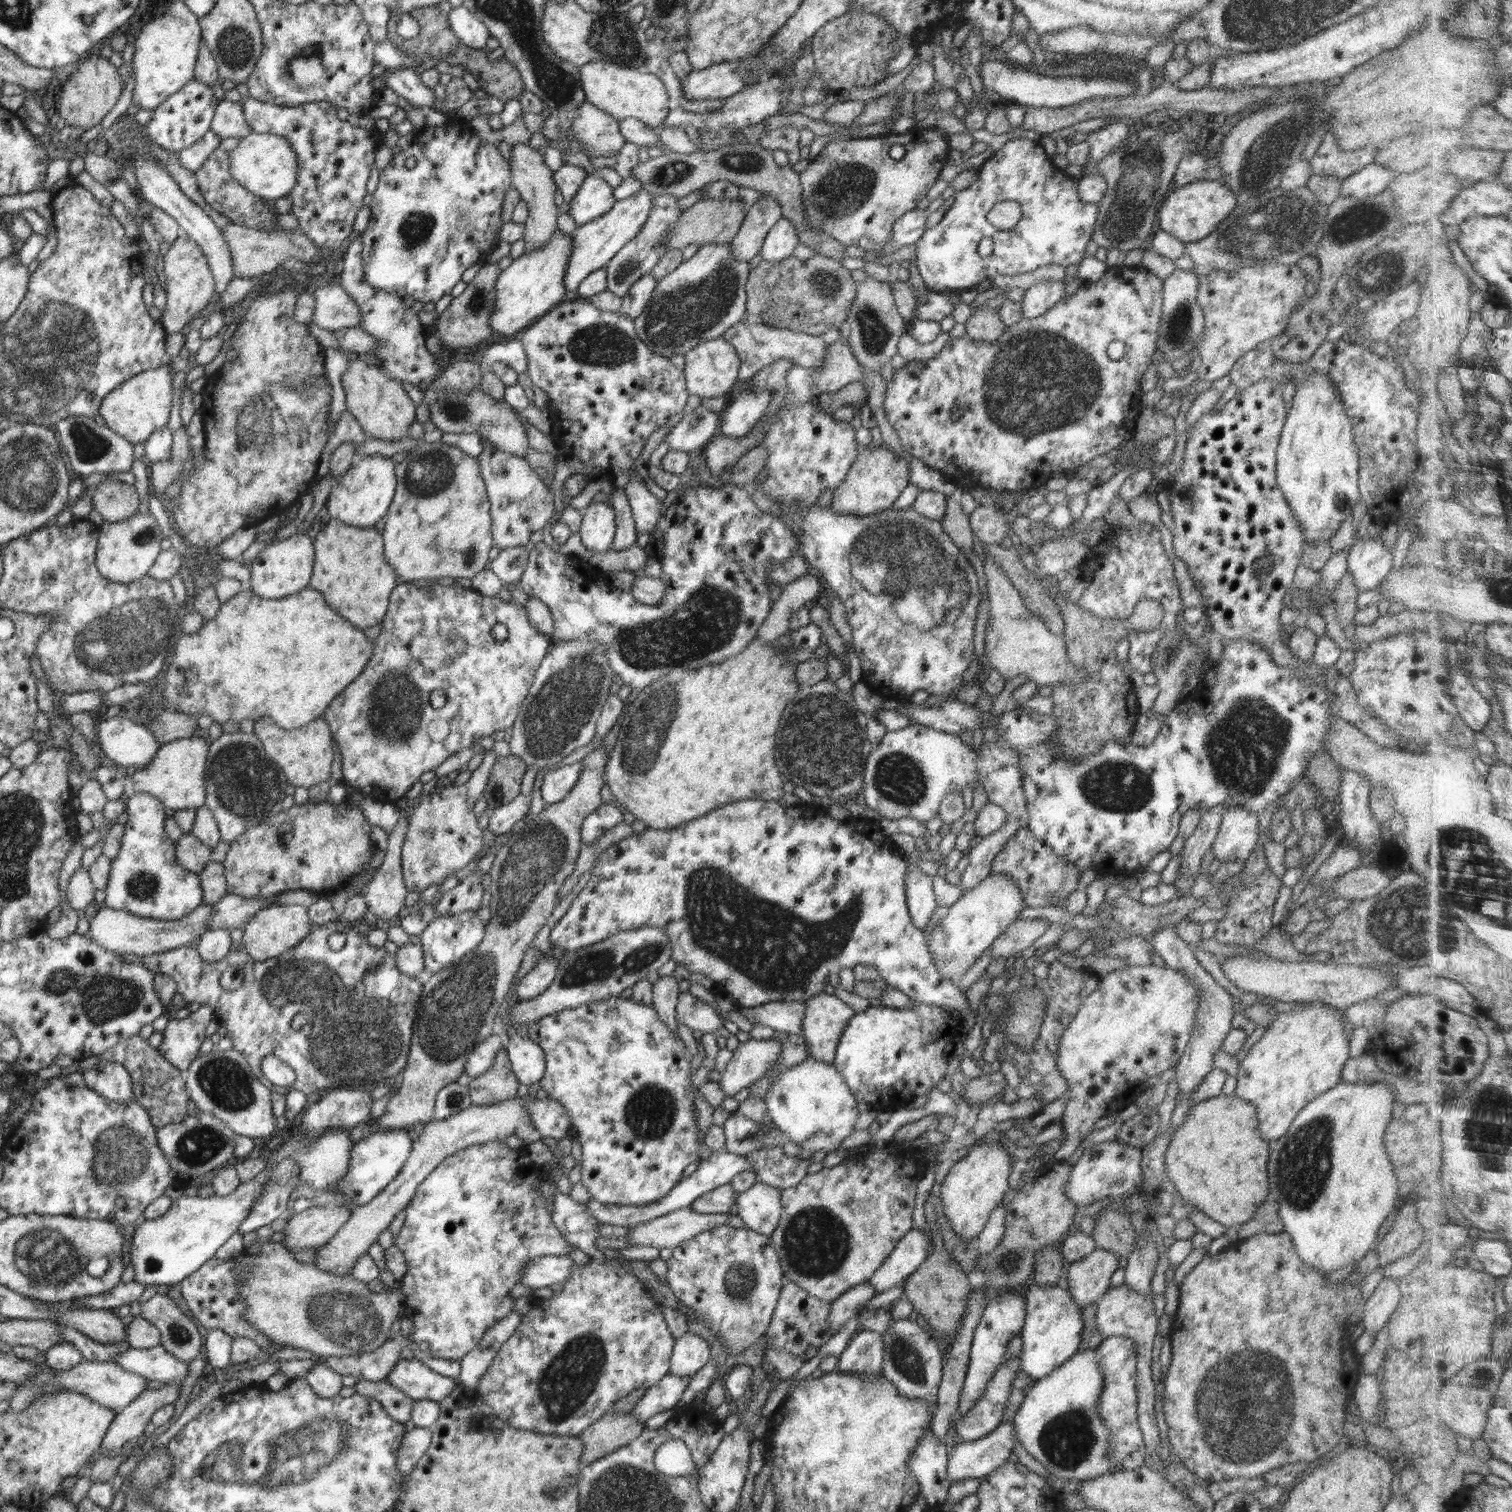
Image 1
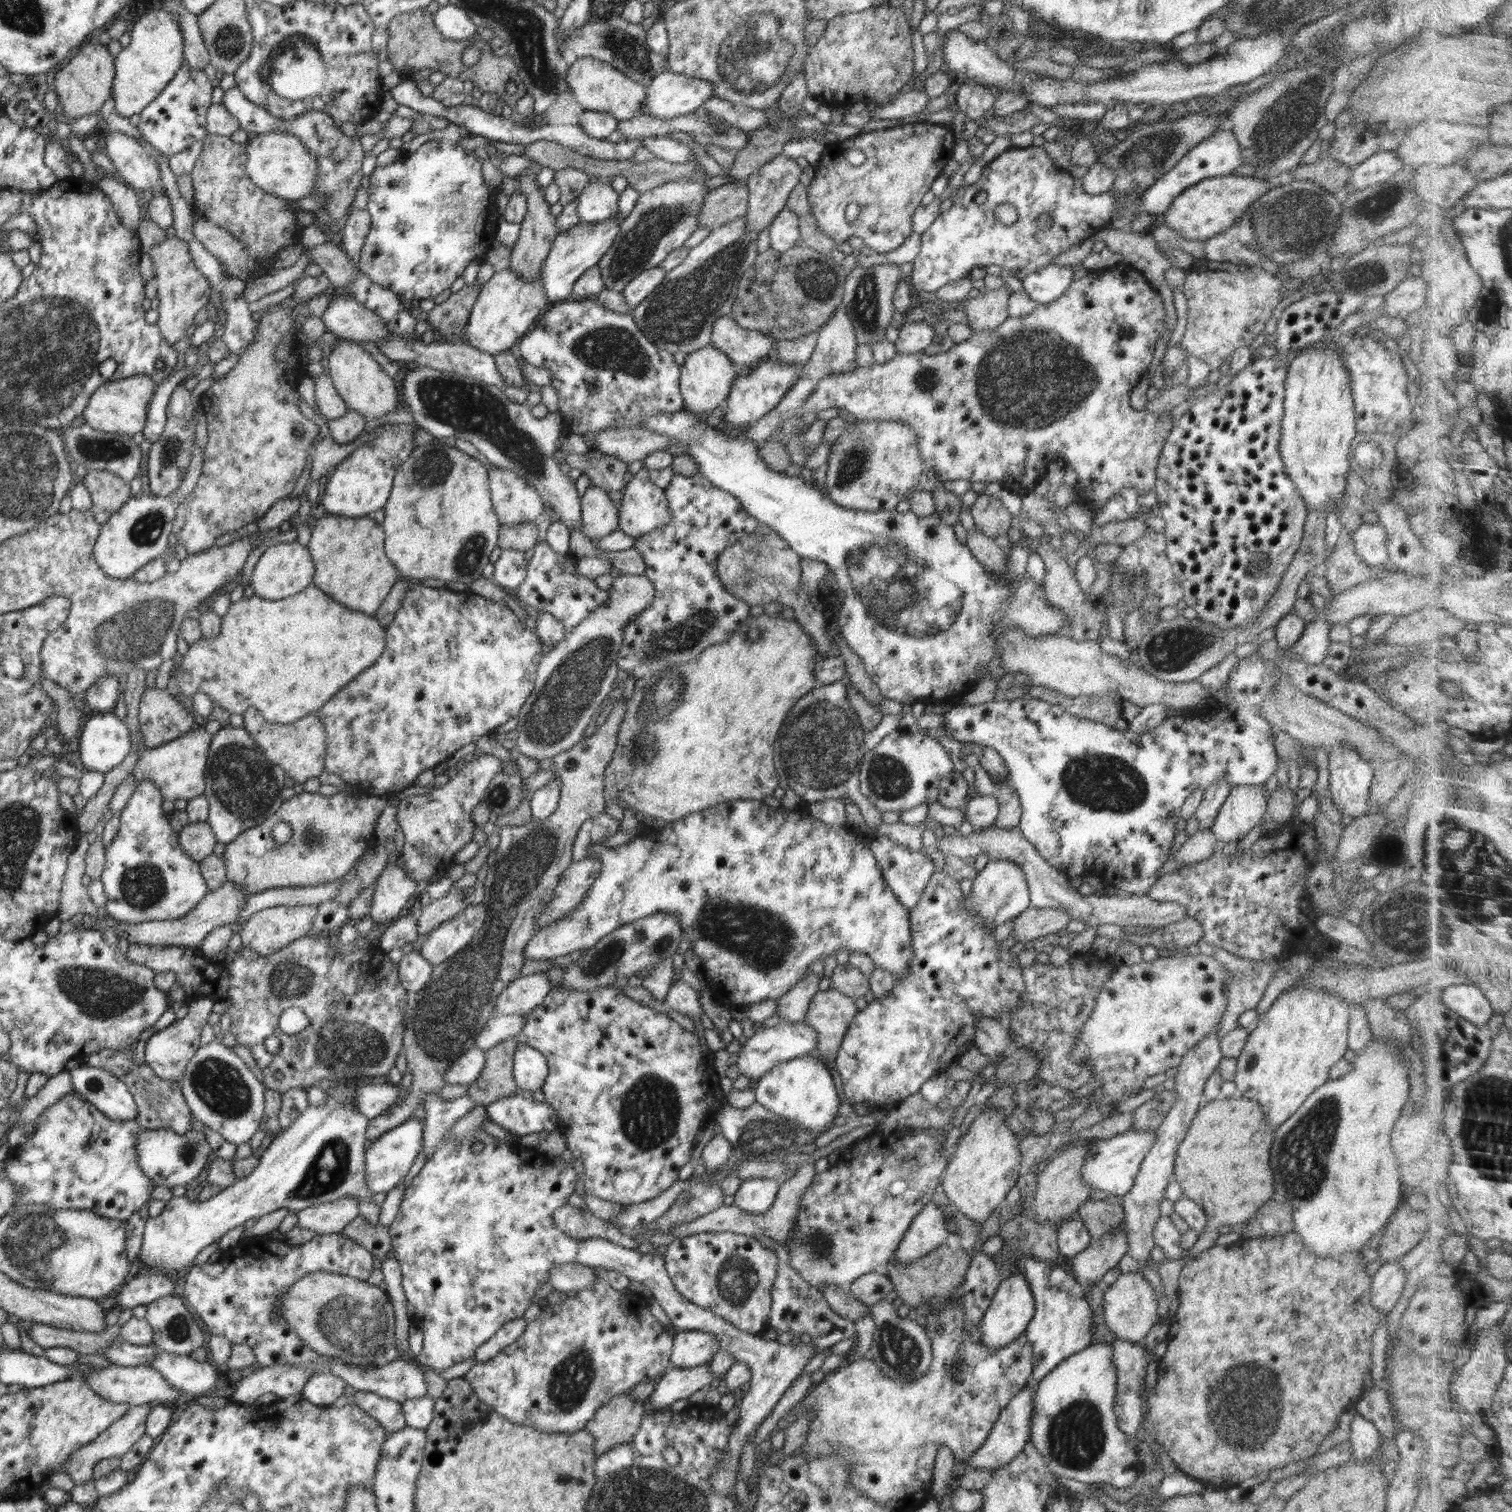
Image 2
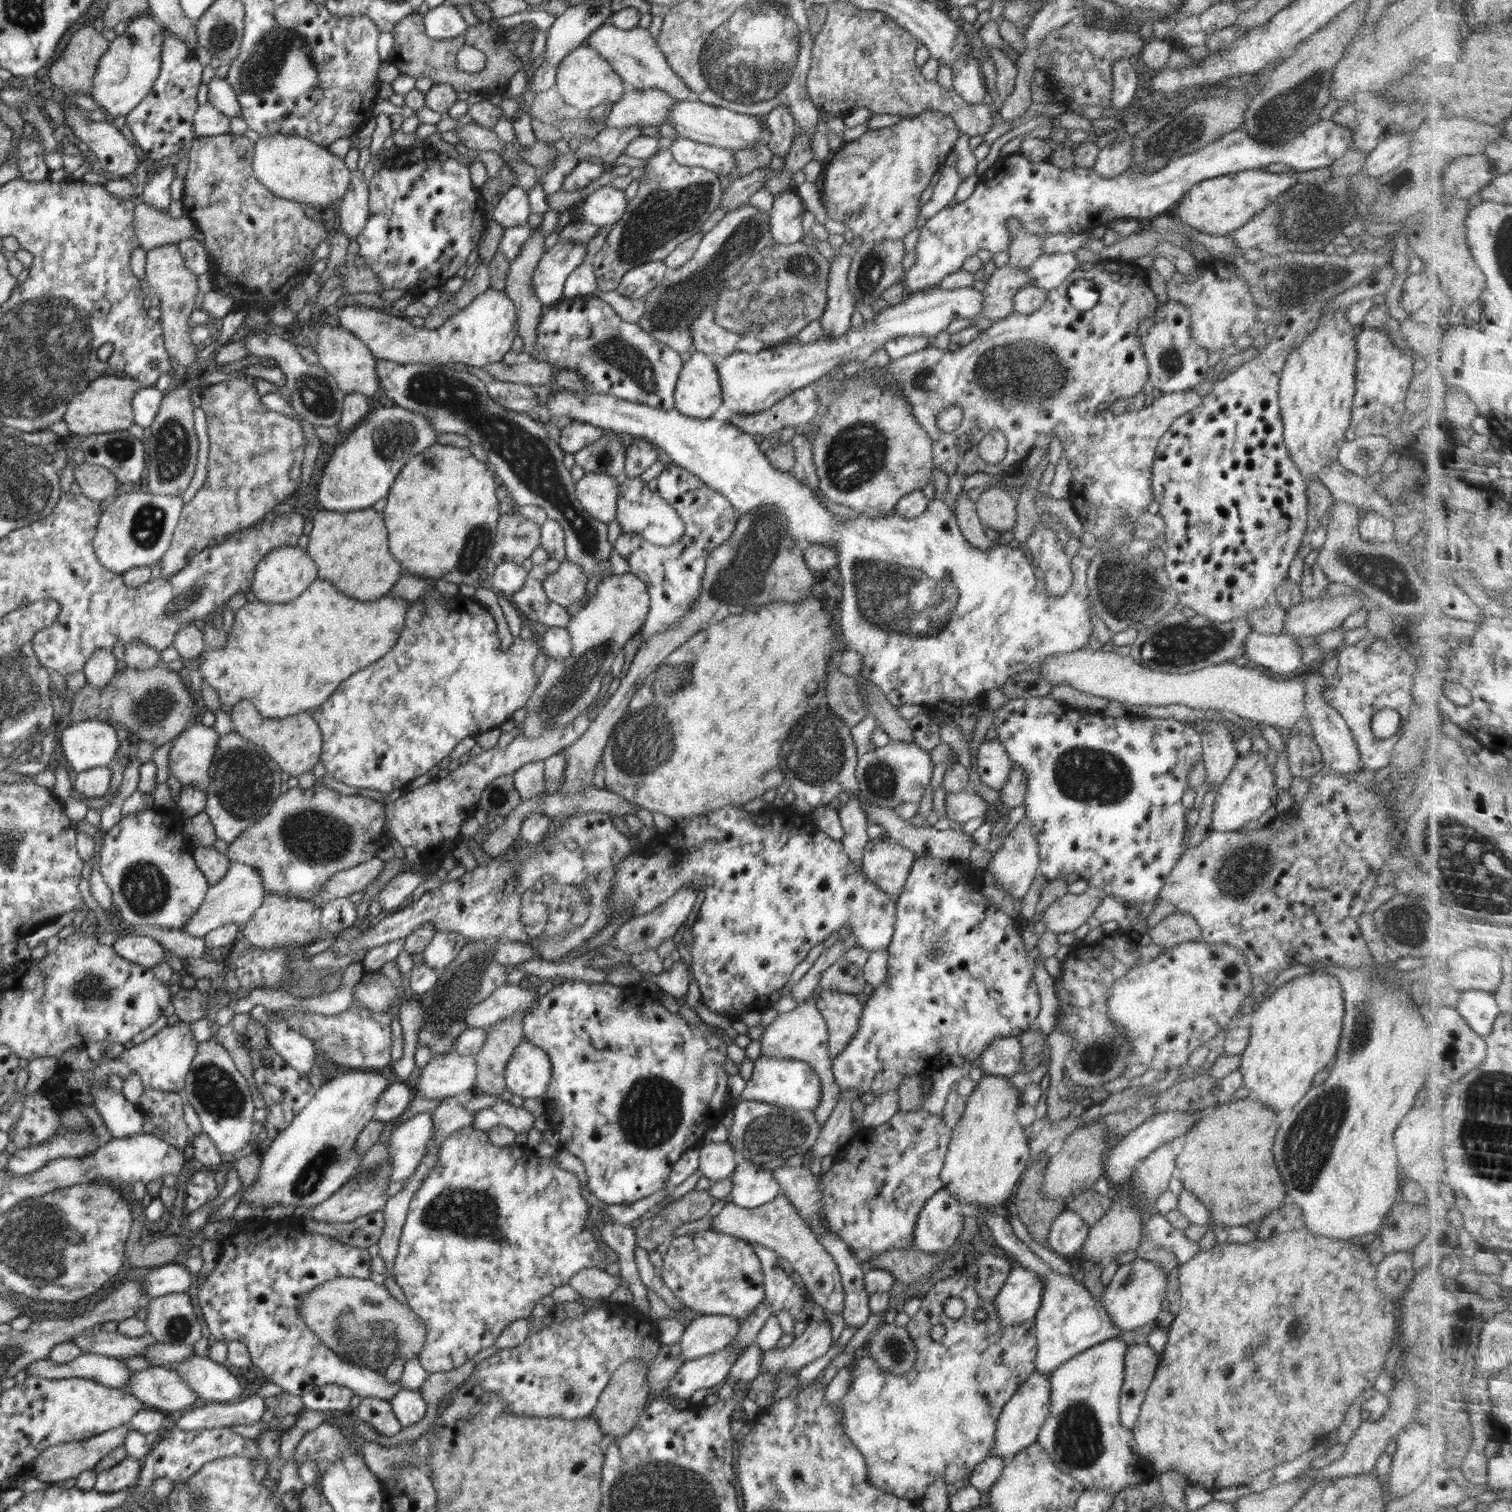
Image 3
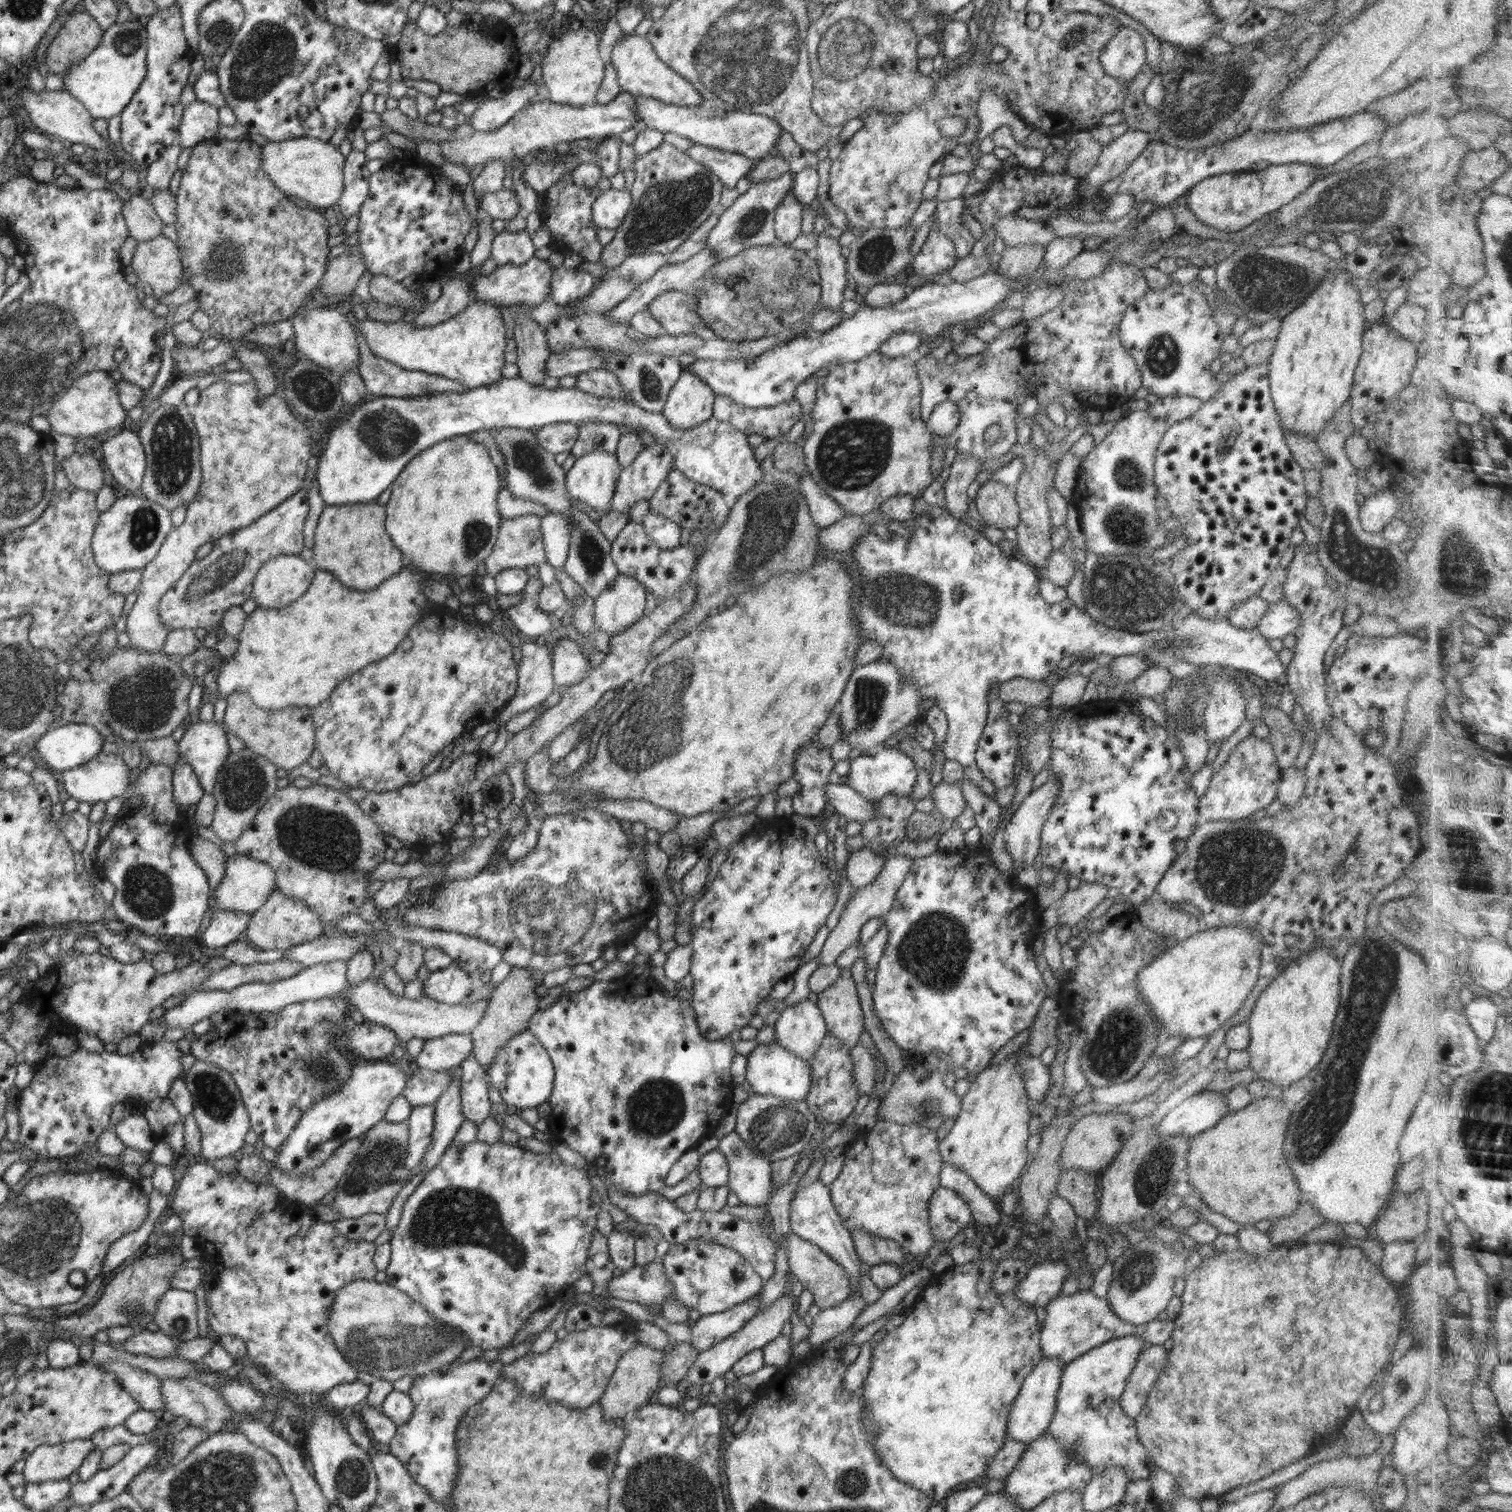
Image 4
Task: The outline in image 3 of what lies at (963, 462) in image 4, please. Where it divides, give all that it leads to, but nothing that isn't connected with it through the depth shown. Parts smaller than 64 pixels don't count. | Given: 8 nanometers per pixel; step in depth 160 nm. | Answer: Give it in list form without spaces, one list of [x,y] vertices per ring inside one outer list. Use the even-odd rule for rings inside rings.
[[[962,489],[956,498],[955,505],[955,518],[962,537],[978,549],[990,550],[990,548],[995,548],[997,542],[986,537],[985,527],[981,524],[976,514],[975,503],[969,499],[966,489]]]

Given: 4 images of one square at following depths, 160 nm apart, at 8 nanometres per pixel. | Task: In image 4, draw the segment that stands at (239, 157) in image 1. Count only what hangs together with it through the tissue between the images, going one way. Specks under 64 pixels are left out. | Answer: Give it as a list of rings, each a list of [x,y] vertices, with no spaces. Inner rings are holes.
[[[300,137],[283,140],[282,142],[268,142],[261,147],[262,170],[272,180],[276,188],[287,196],[296,196],[306,200],[314,209],[323,211],[329,206],[336,207],[344,189],[343,169],[345,156],[329,141],[316,138]]]

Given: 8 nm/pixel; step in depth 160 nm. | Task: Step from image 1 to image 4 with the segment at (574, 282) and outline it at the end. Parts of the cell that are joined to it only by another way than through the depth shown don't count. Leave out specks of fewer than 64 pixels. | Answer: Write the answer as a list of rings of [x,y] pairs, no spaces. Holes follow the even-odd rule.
[[[532,257],[520,266],[505,264],[498,265],[490,274],[483,275],[481,272],[474,275],[471,283],[472,290],[475,292],[478,301],[490,302],[502,306],[514,307],[516,304],[528,304],[535,306],[550,299],[551,278],[554,270],[552,265],[557,262],[557,258],[538,259]]]

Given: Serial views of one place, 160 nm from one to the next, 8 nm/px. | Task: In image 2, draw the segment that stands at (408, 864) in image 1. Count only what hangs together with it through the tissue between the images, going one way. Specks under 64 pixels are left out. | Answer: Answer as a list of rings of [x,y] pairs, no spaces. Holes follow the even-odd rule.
[[[491,754],[468,761],[454,777],[426,794],[408,796],[397,806],[397,825],[402,828],[404,845],[401,856],[406,860],[404,872],[418,884],[454,864],[456,852],[472,840],[476,823],[472,821],[472,810],[484,798],[490,781],[502,770],[502,762]]]

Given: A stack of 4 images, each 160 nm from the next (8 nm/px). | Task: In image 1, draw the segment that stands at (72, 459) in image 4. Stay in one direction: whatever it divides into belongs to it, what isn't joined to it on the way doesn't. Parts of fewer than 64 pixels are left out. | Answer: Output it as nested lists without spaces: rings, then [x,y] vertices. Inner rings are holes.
[[[106,477],[97,484],[91,502],[106,522],[114,523],[134,518],[139,512],[140,498],[134,485],[116,477]]]

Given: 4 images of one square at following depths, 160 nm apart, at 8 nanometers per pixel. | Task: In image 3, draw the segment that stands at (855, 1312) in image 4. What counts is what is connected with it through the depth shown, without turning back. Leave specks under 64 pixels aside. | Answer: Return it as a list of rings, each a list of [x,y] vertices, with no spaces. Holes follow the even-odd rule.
[[[828,1321],[808,1323],[804,1332],[786,1348],[772,1348],[763,1351],[762,1371],[768,1370],[778,1383],[779,1372],[791,1373],[824,1356],[832,1345],[831,1330],[834,1326]]]

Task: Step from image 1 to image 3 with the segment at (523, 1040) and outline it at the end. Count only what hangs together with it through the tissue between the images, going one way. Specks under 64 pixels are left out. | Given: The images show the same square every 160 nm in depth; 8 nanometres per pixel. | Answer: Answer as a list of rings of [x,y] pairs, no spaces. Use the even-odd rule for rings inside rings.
[[[522,1041],[508,1060],[505,1085],[512,1094],[522,1098],[544,1097],[552,1076],[548,1056],[534,1044]]]

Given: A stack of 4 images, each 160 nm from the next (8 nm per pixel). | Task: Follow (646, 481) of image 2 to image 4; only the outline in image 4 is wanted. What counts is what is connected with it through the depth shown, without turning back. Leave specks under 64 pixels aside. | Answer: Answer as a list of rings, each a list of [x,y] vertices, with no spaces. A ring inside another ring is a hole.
[[[648,512],[641,524],[646,535],[660,550],[674,550],[683,541],[684,530],[680,524],[668,521],[666,517],[662,517],[660,514]]]

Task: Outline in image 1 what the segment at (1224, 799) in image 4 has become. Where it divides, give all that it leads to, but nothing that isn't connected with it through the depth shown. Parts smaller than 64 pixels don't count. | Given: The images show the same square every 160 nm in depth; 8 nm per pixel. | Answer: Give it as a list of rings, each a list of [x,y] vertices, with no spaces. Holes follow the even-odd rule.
[[[1230,807],[1223,811],[1220,830],[1211,846],[1215,858],[1222,863],[1233,860],[1246,862],[1259,839],[1258,815],[1244,807]]]

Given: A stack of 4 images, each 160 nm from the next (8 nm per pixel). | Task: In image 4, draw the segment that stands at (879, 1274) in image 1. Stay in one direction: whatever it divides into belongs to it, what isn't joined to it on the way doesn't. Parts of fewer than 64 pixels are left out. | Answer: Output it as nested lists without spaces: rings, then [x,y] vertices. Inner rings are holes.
[[[938,1187],[929,1200],[929,1221],[938,1244],[946,1246],[959,1230],[974,1224],[969,1205],[951,1188]]]

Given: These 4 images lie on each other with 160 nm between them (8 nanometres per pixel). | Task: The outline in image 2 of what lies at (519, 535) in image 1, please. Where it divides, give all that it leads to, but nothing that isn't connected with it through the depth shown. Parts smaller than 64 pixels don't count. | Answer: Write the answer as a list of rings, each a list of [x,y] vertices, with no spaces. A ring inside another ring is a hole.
[[[493,464],[487,471],[493,510],[500,528],[536,523],[542,517],[546,506],[538,491],[527,480]]]

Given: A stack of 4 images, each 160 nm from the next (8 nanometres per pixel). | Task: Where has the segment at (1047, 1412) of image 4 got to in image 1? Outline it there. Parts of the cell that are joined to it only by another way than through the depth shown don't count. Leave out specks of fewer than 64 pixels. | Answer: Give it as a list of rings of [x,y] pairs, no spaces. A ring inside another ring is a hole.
[[[1003,1420],[992,1432],[986,1436],[974,1439],[970,1442],[962,1441],[954,1447],[947,1460],[947,1476],[948,1482],[960,1482],[961,1480],[968,1480],[970,1478],[982,1479],[998,1468],[1007,1464],[1012,1450],[1014,1450],[1014,1440],[1017,1439],[1017,1430],[1012,1421]]]

